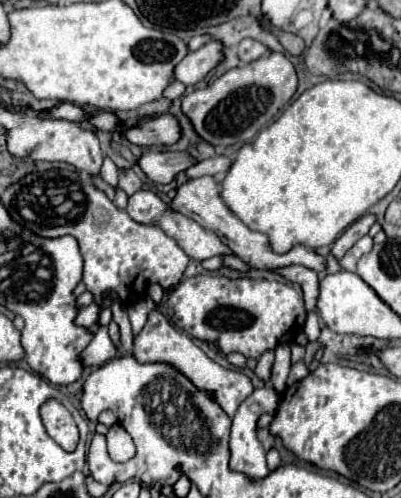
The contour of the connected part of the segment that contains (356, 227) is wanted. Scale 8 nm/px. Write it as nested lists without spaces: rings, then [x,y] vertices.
[[[365,214],[365,216],[361,216],[357,222],[353,222],[353,224],[335,240],[335,244],[333,244],[333,248],[331,248],[331,254],[335,256],[335,260],[341,260],[343,254],[345,254],[361,236],[365,236],[365,234],[369,232],[369,228],[371,228],[373,222],[375,222],[375,216],[373,216],[373,214]]]

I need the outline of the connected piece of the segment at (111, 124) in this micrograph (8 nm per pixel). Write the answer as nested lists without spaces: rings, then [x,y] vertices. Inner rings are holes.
[[[95,112],[93,118],[91,118],[91,122],[93,122],[93,126],[95,126],[97,130],[105,130],[105,132],[119,128],[117,116],[113,116],[113,114],[109,114],[109,112]]]

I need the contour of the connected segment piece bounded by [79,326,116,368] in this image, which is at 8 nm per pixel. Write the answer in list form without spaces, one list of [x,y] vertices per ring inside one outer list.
[[[99,328],[97,334],[93,336],[93,340],[89,342],[89,346],[81,352],[81,364],[85,368],[97,368],[105,362],[113,359],[116,354],[116,348],[111,344],[109,340],[109,334],[107,334],[107,328]]]

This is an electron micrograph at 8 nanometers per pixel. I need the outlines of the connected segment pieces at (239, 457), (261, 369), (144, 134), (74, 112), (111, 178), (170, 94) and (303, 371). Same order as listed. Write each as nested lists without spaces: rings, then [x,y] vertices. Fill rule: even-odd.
[[[265,384],[263,388],[255,390],[237,410],[237,414],[233,416],[233,424],[231,424],[231,436],[229,436],[229,450],[231,450],[231,460],[229,460],[229,468],[233,472],[243,472],[245,476],[249,476],[251,480],[261,480],[265,476],[269,476],[269,468],[265,462],[265,450],[257,440],[257,418],[265,412],[275,414],[279,404],[279,396],[273,390],[271,384]]]
[[[265,352],[259,362],[257,362],[257,368],[255,368],[255,374],[261,378],[261,380],[269,380],[269,370],[271,370],[271,364],[273,364],[273,352]]]
[[[161,114],[141,122],[135,128],[125,130],[129,142],[139,146],[167,146],[179,140],[181,130],[177,120],[171,114]]]
[[[63,102],[61,106],[53,108],[51,112],[43,114],[43,116],[47,116],[47,118],[63,118],[63,120],[77,120],[77,122],[81,122],[87,114],[85,114],[85,110],[83,110],[81,106],[71,104],[71,102]]]
[[[105,156],[105,160],[103,160],[103,166],[101,166],[101,178],[103,178],[105,182],[117,186],[117,166],[115,166],[115,162],[113,162],[109,156]]]
[[[171,80],[169,86],[163,90],[163,96],[169,98],[169,100],[175,100],[175,98],[179,98],[183,92],[185,92],[185,86],[183,86],[181,82],[177,82],[177,80]]]
[[[297,362],[297,364],[293,364],[293,366],[291,366],[291,372],[289,372],[289,378],[287,378],[287,384],[291,386],[291,384],[295,384],[295,382],[303,380],[307,374],[309,374],[307,366],[305,366],[303,362]]]

